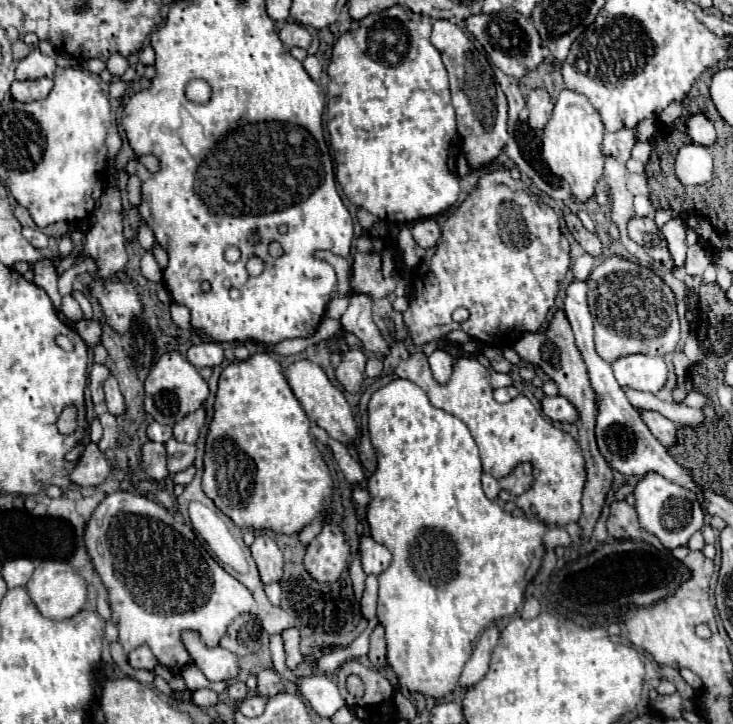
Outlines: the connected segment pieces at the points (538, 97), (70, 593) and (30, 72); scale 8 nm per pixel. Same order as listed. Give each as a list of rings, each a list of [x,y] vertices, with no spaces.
[[[532,90],[530,94],[526,94],[526,108],[530,112],[528,116],[528,124],[534,130],[542,130],[546,126],[546,122],[552,116],[552,98],[546,90]]]
[[[46,560],[40,562],[30,578],[30,582],[26,584],[26,590],[34,602],[34,606],[38,606],[38,612],[46,618],[54,618],[54,620],[62,620],[62,618],[70,618],[74,614],[78,614],[82,610],[82,606],[86,604],[86,582],[80,574],[74,572],[74,568],[66,562],[58,562],[58,560]]]
[[[34,50],[32,54],[28,54],[24,60],[18,62],[16,66],[16,78],[18,80],[28,80],[28,78],[52,78],[57,64],[54,58],[44,56],[40,50]]]

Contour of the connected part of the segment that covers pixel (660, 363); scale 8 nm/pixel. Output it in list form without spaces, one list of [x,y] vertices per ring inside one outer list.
[[[630,354],[626,358],[618,358],[612,364],[612,370],[620,386],[652,394],[656,394],[668,378],[668,366],[660,356]]]

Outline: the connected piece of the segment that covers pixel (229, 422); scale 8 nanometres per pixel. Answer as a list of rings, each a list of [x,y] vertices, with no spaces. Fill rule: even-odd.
[[[258,352],[248,360],[236,360],[220,374],[214,416],[206,434],[202,490],[238,528],[298,534],[318,516],[322,516],[324,524],[332,520],[334,484],[330,468],[312,440],[310,420],[292,394],[282,366],[268,352]]]

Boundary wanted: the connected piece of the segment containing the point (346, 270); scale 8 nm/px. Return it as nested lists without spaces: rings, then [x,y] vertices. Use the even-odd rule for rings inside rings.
[[[318,252],[316,256],[334,266],[334,270],[338,274],[338,294],[344,296],[346,292],[350,292],[350,260],[338,258],[336,254],[328,254],[328,252]]]

